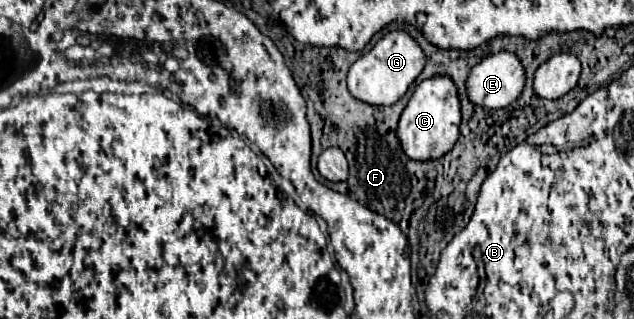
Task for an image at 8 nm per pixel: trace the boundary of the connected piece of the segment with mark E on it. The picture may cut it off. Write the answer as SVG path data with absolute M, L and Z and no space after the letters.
M499 51L481 59L467 77L467 97L483 109L503 109L517 101L525 85L519 59L509 51Z

